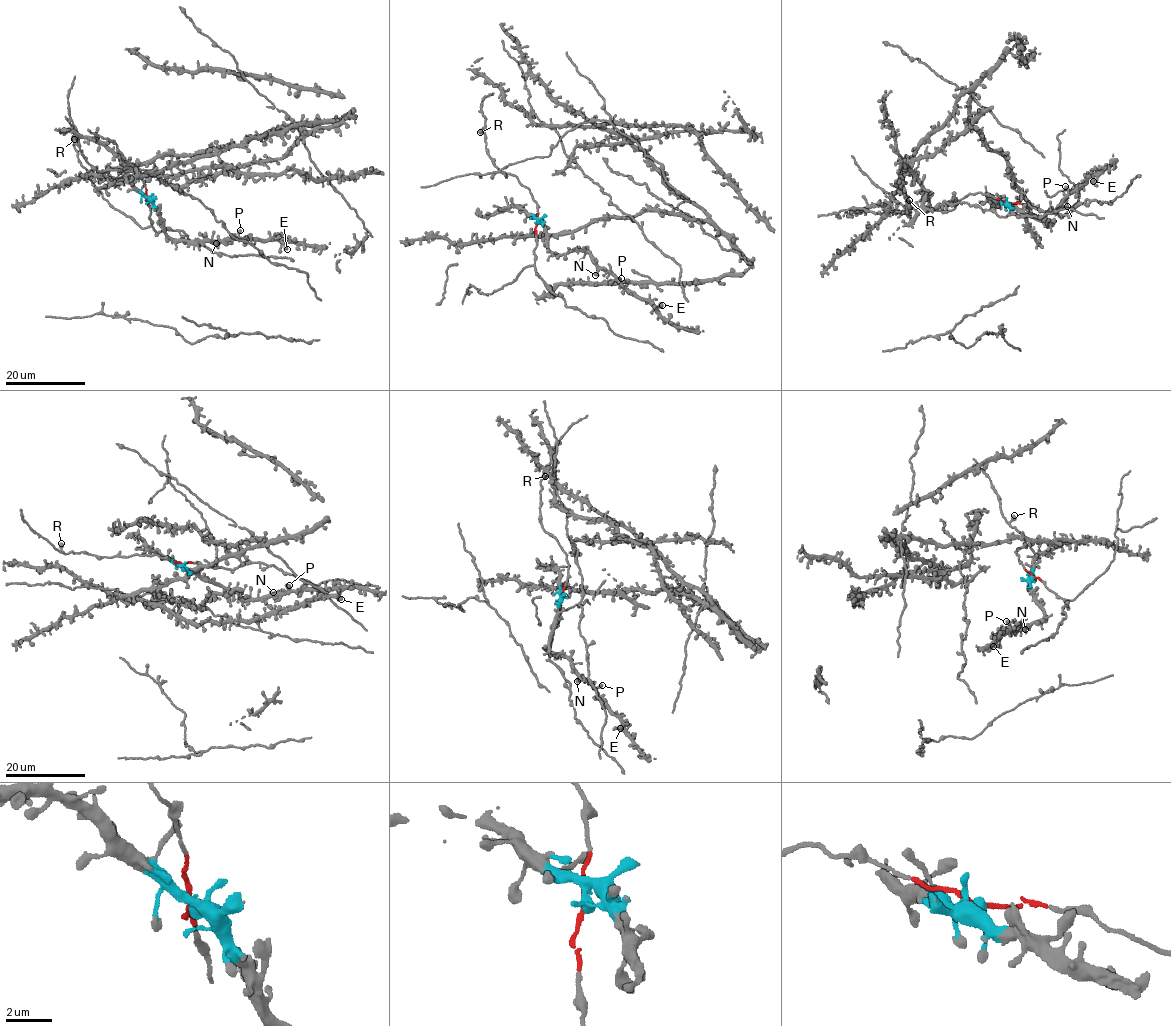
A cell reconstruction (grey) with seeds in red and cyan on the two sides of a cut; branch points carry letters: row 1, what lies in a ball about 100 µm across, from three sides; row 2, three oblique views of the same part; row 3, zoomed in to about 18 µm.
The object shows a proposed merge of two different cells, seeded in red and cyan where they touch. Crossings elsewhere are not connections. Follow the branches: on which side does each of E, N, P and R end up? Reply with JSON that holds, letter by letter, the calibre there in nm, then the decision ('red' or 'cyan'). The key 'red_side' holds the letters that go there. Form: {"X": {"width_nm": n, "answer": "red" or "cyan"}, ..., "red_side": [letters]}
{"E": {"width_nm": 500, "answer": "cyan"}, "N": {"width_nm": 480, "answer": "cyan"}, "P": {"width_nm": 440, "answer": "cyan"}, "R": {"width_nm": 550, "answer": "red"}, "red_side": ["R"]}

